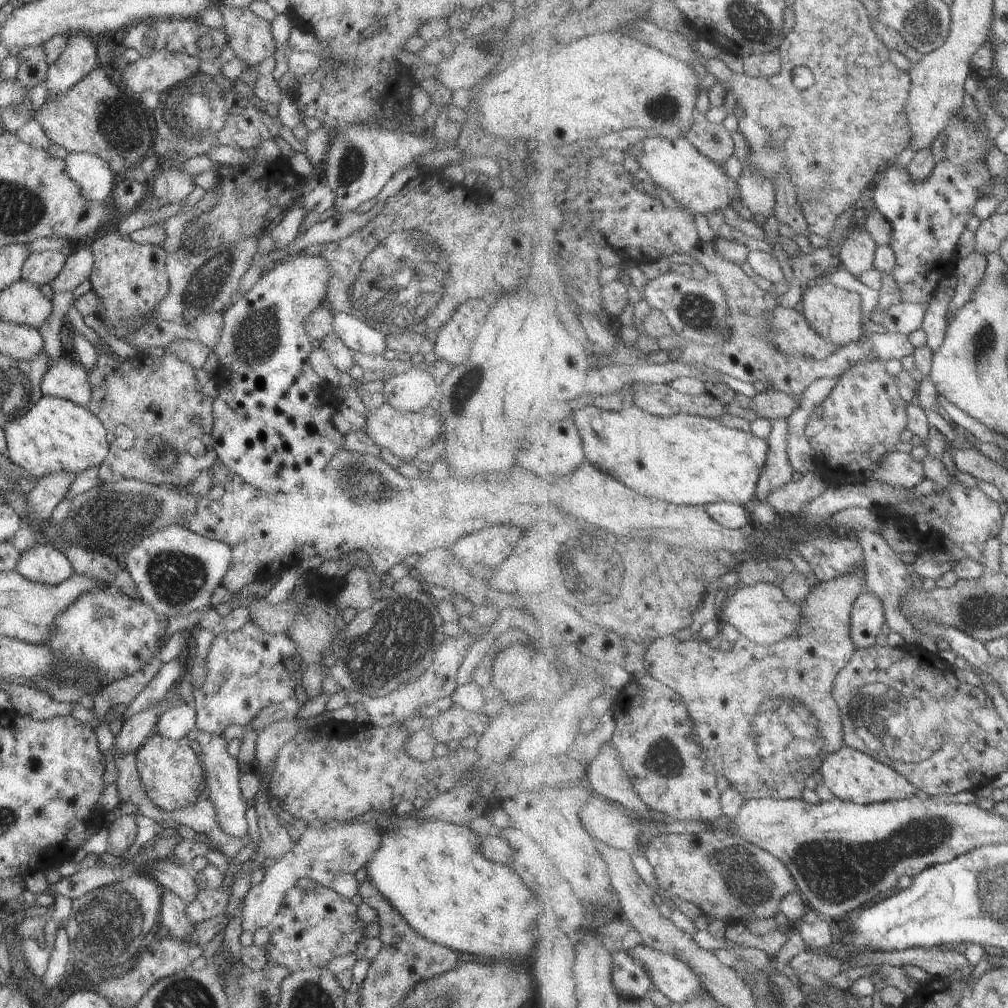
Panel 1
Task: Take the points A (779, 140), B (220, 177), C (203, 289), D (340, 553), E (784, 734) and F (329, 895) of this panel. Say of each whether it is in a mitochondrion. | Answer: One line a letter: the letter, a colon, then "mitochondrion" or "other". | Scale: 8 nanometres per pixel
A: mitochondrion
B: other
C: mitochondrion
D: other
E: mitochondrion
F: other

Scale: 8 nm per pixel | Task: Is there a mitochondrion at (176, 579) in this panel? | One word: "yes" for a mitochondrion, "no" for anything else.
yes

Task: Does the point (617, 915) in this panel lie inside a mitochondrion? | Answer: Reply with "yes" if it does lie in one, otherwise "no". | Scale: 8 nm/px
no

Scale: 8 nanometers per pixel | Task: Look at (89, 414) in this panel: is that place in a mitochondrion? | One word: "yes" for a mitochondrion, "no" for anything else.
no

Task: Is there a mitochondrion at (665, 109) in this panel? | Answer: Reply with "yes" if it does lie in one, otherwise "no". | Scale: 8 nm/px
yes

